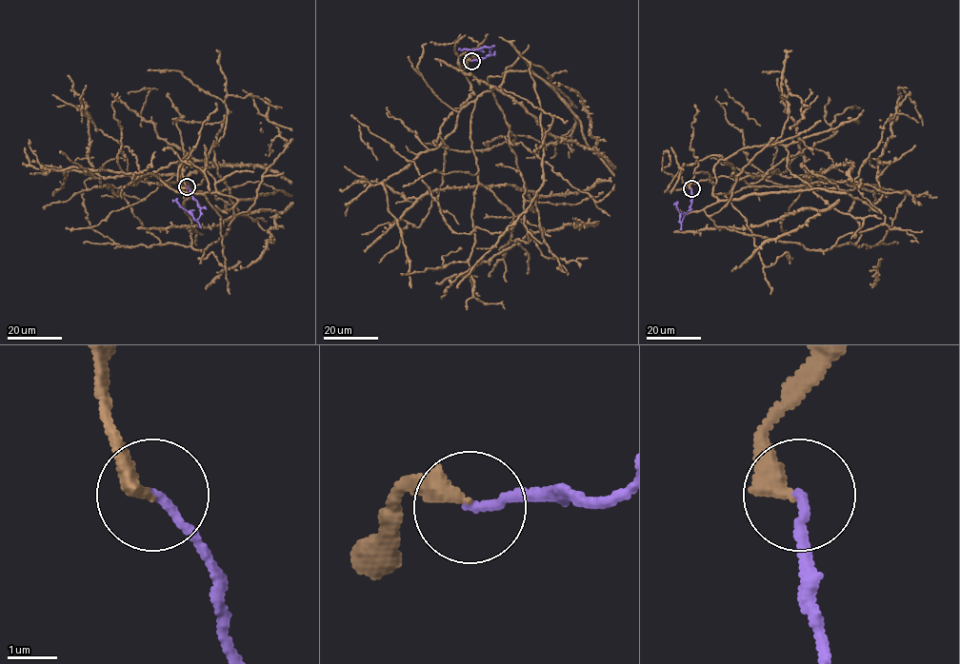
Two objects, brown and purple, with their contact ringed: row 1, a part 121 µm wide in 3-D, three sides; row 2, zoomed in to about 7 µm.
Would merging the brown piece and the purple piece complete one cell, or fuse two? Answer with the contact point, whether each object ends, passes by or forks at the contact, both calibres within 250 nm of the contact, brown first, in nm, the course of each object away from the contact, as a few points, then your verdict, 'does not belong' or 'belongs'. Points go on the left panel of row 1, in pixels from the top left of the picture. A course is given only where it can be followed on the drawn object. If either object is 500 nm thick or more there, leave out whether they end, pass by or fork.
(187, 186) | brown ends | purple ends | 380/170 nm | brown via (186, 185), (189, 153), (132, 182), (235, 199), (227, 234), (200, 251), (161, 244), (61, 151) | purple via (187, 185), (200, 208), (201, 215), (196, 220), (176, 201), (173, 202) | does not belong

